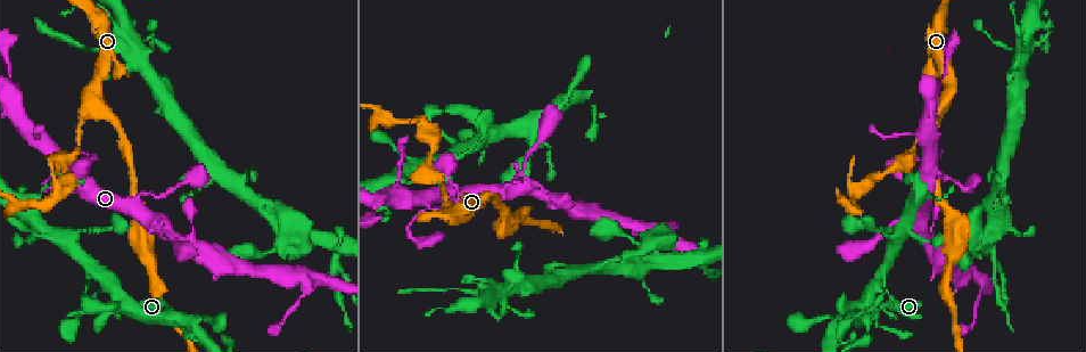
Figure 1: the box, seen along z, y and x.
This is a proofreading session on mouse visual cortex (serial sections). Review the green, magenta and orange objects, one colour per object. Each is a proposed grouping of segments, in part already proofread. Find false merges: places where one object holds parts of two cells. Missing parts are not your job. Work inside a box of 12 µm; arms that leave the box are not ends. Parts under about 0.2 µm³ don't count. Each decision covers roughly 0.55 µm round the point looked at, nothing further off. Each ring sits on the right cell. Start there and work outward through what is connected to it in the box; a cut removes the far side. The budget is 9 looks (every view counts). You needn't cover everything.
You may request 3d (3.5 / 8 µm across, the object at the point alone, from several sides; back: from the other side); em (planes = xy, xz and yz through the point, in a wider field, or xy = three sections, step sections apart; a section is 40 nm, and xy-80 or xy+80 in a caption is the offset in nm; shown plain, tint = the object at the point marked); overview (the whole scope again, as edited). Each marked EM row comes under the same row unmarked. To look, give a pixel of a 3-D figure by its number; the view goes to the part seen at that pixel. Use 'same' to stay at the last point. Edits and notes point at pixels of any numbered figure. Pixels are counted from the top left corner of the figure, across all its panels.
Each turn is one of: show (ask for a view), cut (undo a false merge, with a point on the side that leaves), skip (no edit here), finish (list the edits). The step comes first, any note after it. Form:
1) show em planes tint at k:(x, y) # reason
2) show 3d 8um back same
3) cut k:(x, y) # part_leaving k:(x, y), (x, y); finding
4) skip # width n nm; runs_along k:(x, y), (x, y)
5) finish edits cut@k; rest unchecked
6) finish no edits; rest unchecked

show 3d 3.5um at 1:(425, 205) # side arm on a straight run

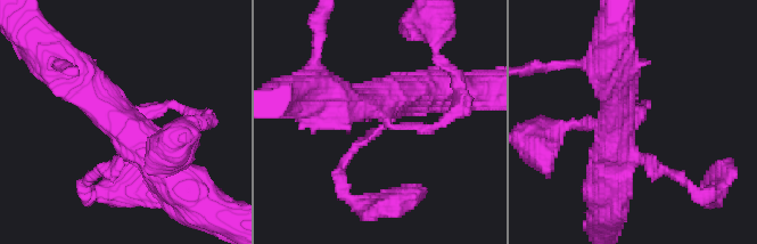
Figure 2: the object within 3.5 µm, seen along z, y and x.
show em xy step 3 tint at 2:(129, 117)

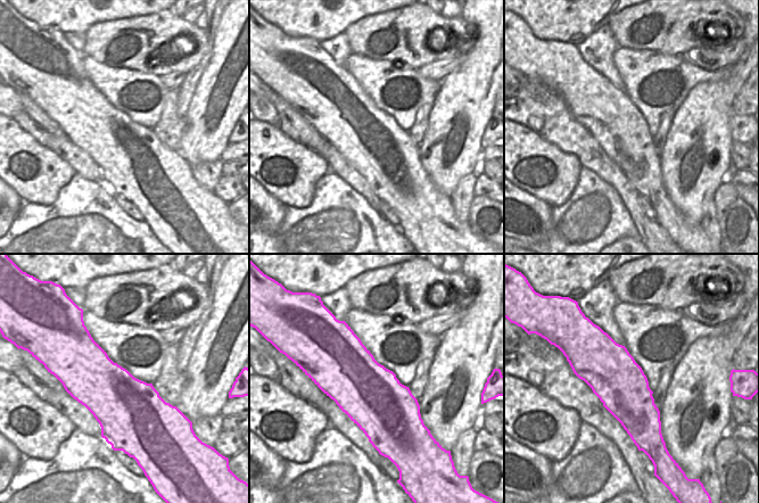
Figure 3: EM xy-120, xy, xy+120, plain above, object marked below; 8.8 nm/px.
skip # width 550 nm; runs_along 2:(180, 182), (72, 74), (65, 71); all the same cell

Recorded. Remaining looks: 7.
show 3d 3.5um at 1:(12, 101) # three arms meet

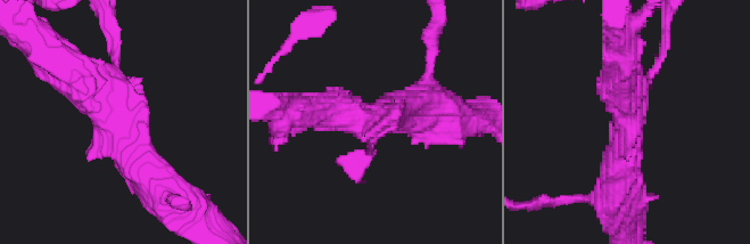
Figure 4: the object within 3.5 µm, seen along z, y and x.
skip # runs_along 4:(616, 181), (631, 94), (662, 55); continuous, no second cell

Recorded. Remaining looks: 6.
show 3d 3.5um at 1:(93, 99) # two arms in line, one across

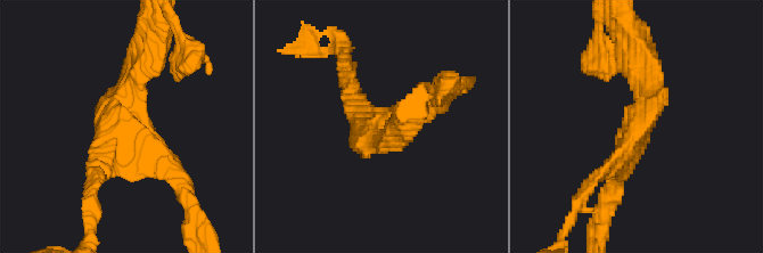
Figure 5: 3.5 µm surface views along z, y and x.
show em planes tint at 5:(124, 123) # arms 3; arm_widths 200, 300, 350 nm; shape alone is not enough

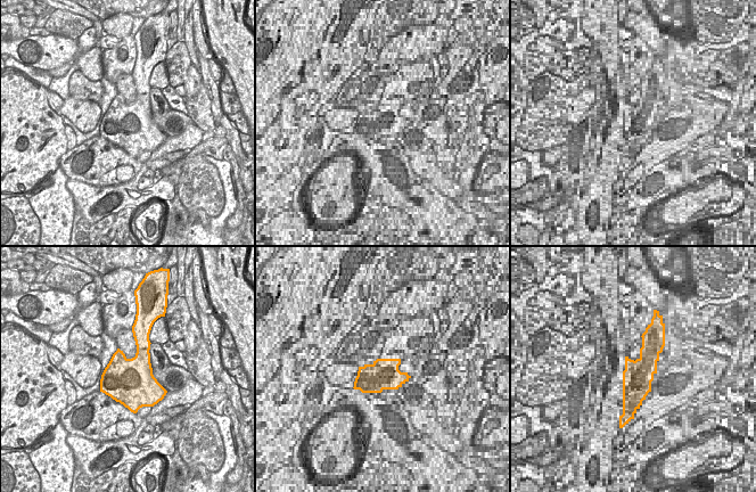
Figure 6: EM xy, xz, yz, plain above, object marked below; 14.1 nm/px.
skip # runs_along 5:(144, 59), (116, 119), (175, 178); continuous, no second cell

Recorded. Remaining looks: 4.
show 3d 3.5um at 1:(539, 143) # calibre changes

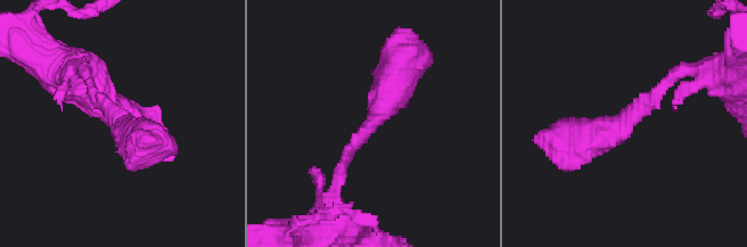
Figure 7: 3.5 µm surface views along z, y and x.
skip # continuous, no second cell

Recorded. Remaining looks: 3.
finish no edits; rest unchecked

